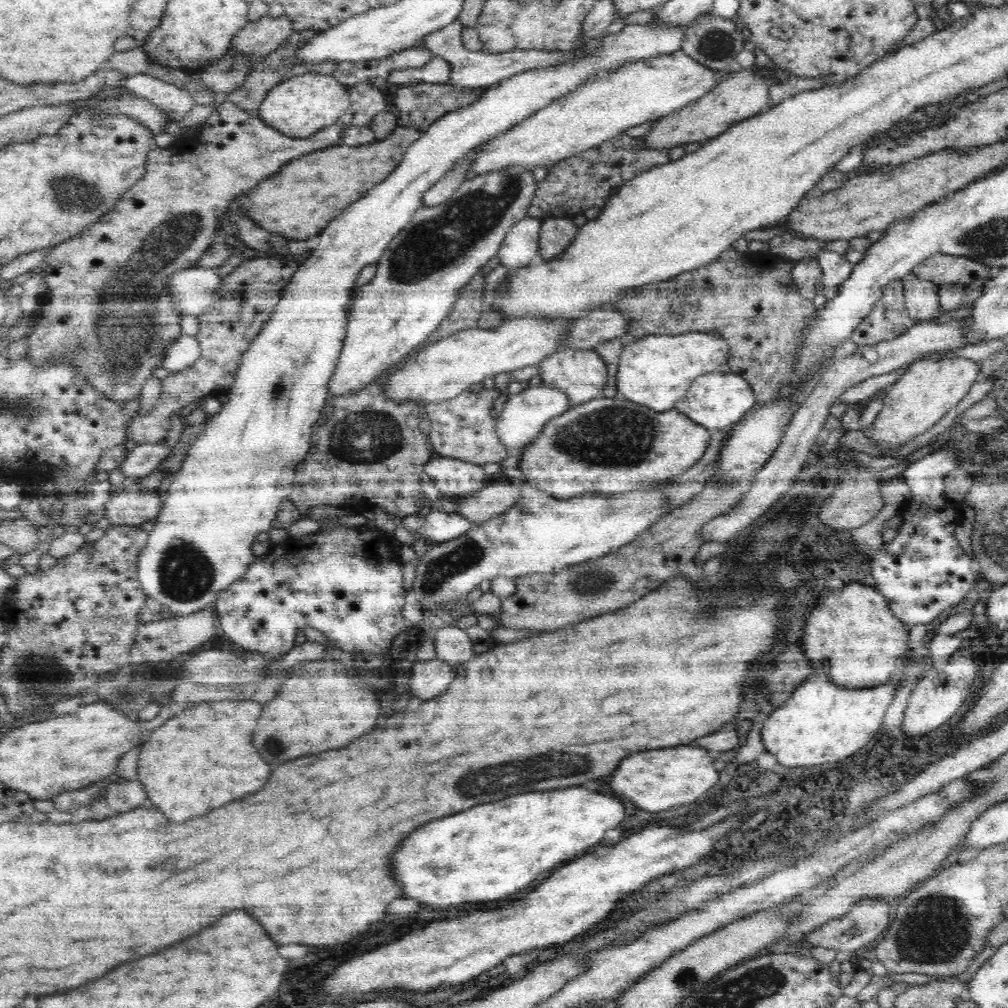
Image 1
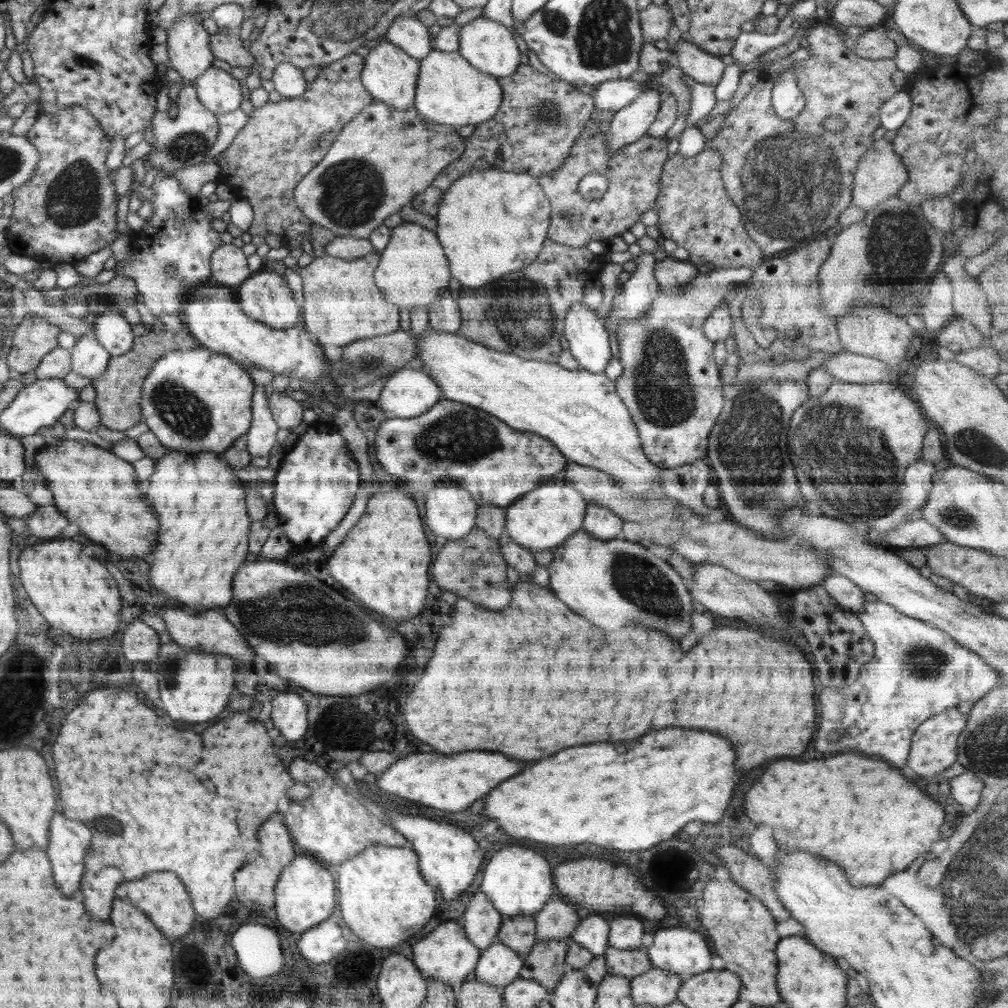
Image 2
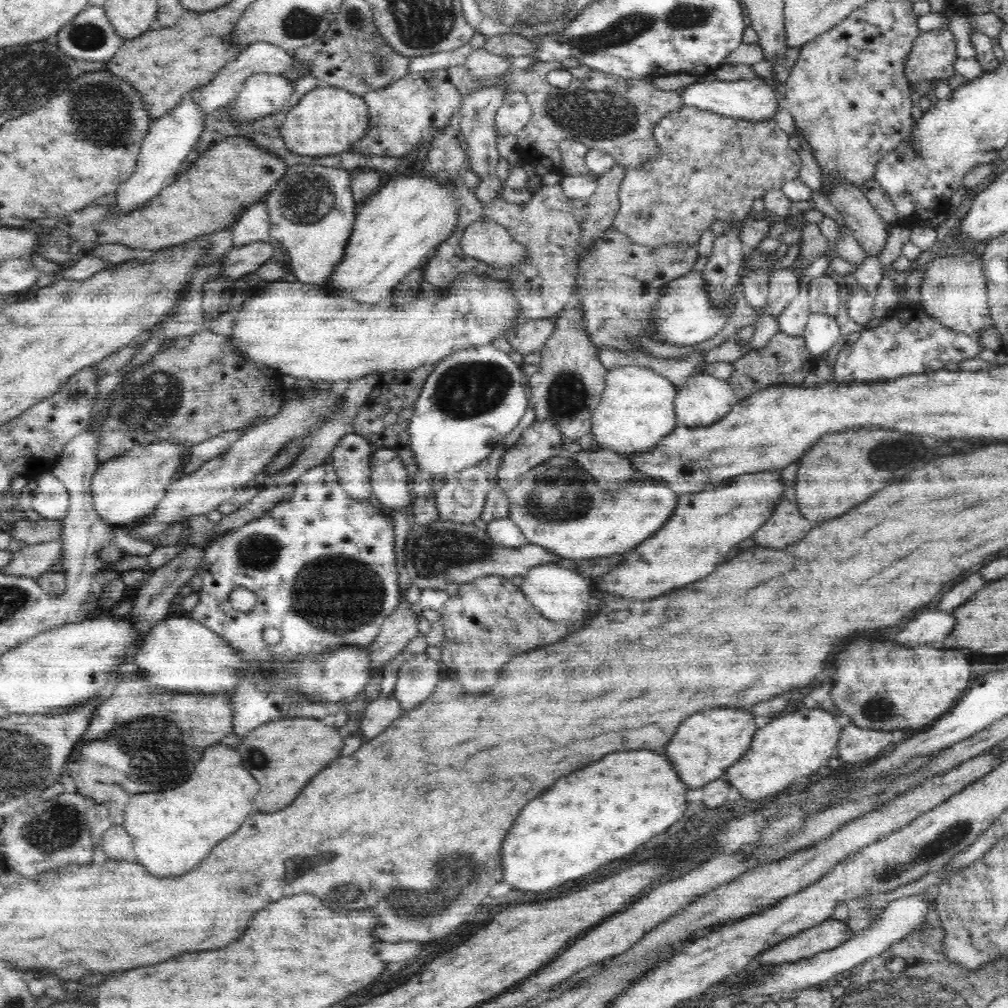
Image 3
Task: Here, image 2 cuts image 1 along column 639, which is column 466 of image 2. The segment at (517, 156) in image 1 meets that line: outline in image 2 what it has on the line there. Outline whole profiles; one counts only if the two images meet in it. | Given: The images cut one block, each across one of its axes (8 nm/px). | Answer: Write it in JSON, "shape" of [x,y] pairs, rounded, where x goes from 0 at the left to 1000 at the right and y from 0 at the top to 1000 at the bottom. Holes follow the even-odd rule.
{"shape":[[[430,49],[419,58],[413,75],[411,107],[421,118],[454,127],[463,123],[476,124],[486,119],[498,101],[499,89],[493,76],[475,71],[454,52]]]}

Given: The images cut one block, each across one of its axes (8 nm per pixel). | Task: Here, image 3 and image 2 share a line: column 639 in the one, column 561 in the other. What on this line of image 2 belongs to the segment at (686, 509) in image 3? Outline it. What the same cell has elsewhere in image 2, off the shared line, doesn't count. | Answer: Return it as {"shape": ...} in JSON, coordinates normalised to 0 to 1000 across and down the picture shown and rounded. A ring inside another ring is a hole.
{"shape":[[[578,525],[563,538],[548,544],[550,556],[544,560],[545,579],[550,589],[571,609],[591,621],[637,619],[675,635],[687,625],[688,595],[673,567],[635,539],[609,534],[597,537]]]}

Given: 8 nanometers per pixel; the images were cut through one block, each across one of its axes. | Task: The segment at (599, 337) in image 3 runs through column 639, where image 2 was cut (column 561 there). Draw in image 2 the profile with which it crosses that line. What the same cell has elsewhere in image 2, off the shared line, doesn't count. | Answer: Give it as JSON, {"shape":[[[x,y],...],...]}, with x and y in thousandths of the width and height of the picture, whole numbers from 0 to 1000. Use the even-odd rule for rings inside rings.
{"shape":[[[543,236],[532,258],[524,265],[478,284],[476,288],[482,290],[476,294],[457,289],[451,293],[458,313],[458,322],[453,333],[499,350],[510,350],[519,356],[552,360],[559,348],[556,335],[559,333],[560,316],[563,308],[570,301],[578,299],[581,280],[593,275],[601,262],[600,255],[588,251],[582,243],[569,246]]]}

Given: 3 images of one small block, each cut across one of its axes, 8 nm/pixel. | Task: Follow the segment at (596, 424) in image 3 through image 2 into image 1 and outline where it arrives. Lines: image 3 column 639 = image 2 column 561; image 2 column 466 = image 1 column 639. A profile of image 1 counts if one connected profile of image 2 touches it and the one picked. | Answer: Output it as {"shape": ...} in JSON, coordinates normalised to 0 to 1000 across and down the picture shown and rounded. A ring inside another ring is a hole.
{"shape":[[[702,329],[677,332],[644,332],[625,337],[615,350],[611,383],[615,395],[639,401],[651,409],[670,406],[683,385],[694,372],[714,367],[724,349],[718,335],[704,334]]]}

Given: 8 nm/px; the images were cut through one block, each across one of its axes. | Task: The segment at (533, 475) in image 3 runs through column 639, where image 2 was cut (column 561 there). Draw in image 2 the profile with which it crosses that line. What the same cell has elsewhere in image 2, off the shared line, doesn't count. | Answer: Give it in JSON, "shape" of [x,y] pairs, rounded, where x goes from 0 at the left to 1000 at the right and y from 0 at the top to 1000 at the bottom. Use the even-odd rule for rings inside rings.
{"shape":[[[552,474],[520,490],[502,504],[501,528],[509,538],[527,545],[528,548],[552,544],[577,525],[581,502],[579,493],[566,479]]]}

